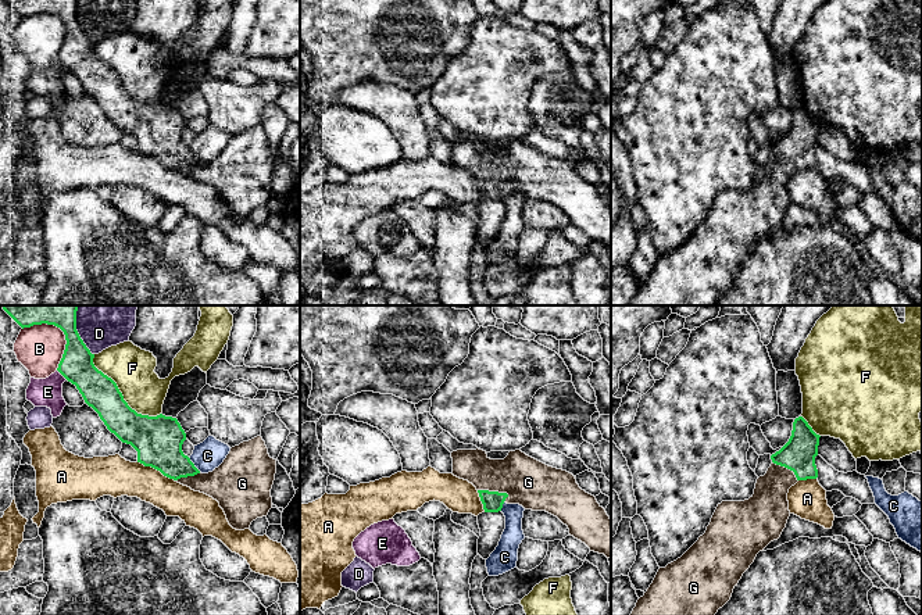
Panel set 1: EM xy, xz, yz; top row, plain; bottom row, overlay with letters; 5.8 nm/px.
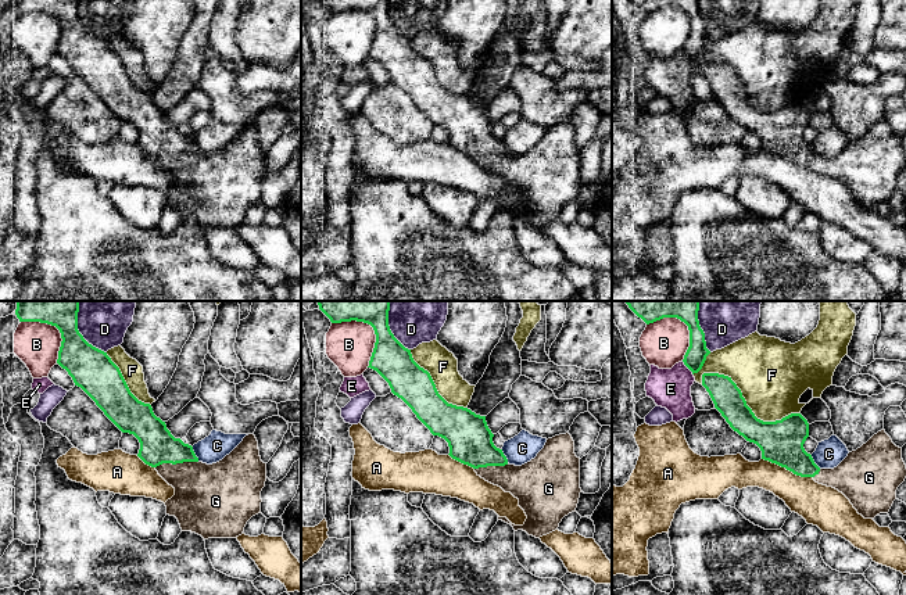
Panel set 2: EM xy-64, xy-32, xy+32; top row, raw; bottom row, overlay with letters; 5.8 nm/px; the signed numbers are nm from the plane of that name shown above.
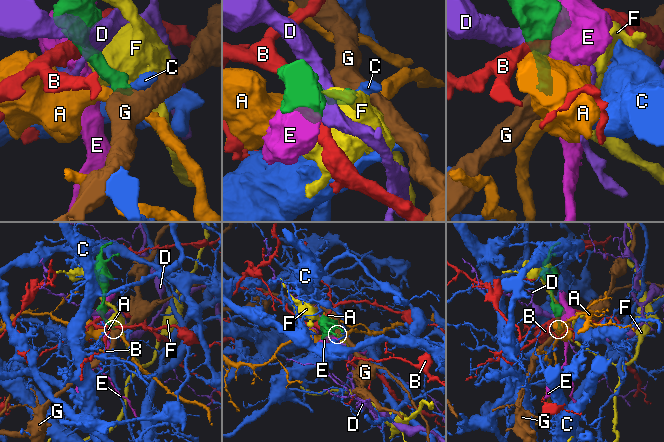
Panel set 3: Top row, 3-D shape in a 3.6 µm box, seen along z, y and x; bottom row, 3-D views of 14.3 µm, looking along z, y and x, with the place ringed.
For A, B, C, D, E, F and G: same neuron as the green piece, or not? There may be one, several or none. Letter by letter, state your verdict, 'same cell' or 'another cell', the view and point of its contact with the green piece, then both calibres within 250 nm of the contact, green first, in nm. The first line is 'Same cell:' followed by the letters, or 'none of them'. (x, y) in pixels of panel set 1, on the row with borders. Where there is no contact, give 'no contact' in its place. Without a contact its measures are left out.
Same cell: G
A: another cell | xy (156, 468) | 280/240 nm
B: another cell | xy (63, 331) | 240/280 nm
C: another cell | xy (193, 464) | 280/170 nm
D: another cell | xy (77, 331) | 220/340 nm
E: another cell | xy (63, 375) | 200/160 nm
F: another cell | xy (121, 394) | 200/260 nm
G: same cell | xz (493, 492) | 120/280 nm

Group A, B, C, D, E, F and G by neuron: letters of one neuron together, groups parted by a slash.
A / B / C / D / E / F / G

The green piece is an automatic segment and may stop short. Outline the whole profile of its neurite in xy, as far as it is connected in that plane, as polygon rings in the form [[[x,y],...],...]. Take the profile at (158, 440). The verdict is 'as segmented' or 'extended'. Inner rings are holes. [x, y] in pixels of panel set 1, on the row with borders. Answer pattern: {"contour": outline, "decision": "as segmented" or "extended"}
{"contour": [[[78,305],[1,307],[22,329],[47,323],[64,332],[67,344],[57,371],[76,386],[85,403],[99,414],[107,429],[122,443],[131,444],[137,451],[137,462],[151,466],[164,476],[217,500],[229,525],[236,530],[249,529],[253,521],[268,515],[272,508],[271,489],[276,473],[276,460],[269,457],[261,436],[232,447],[218,468],[212,472],[201,473],[182,451],[186,433],[178,419],[162,414],[157,416],[137,414],[124,400],[117,383],[94,367],[94,354],[90,353],[76,330]]], "decision": "extended"}

